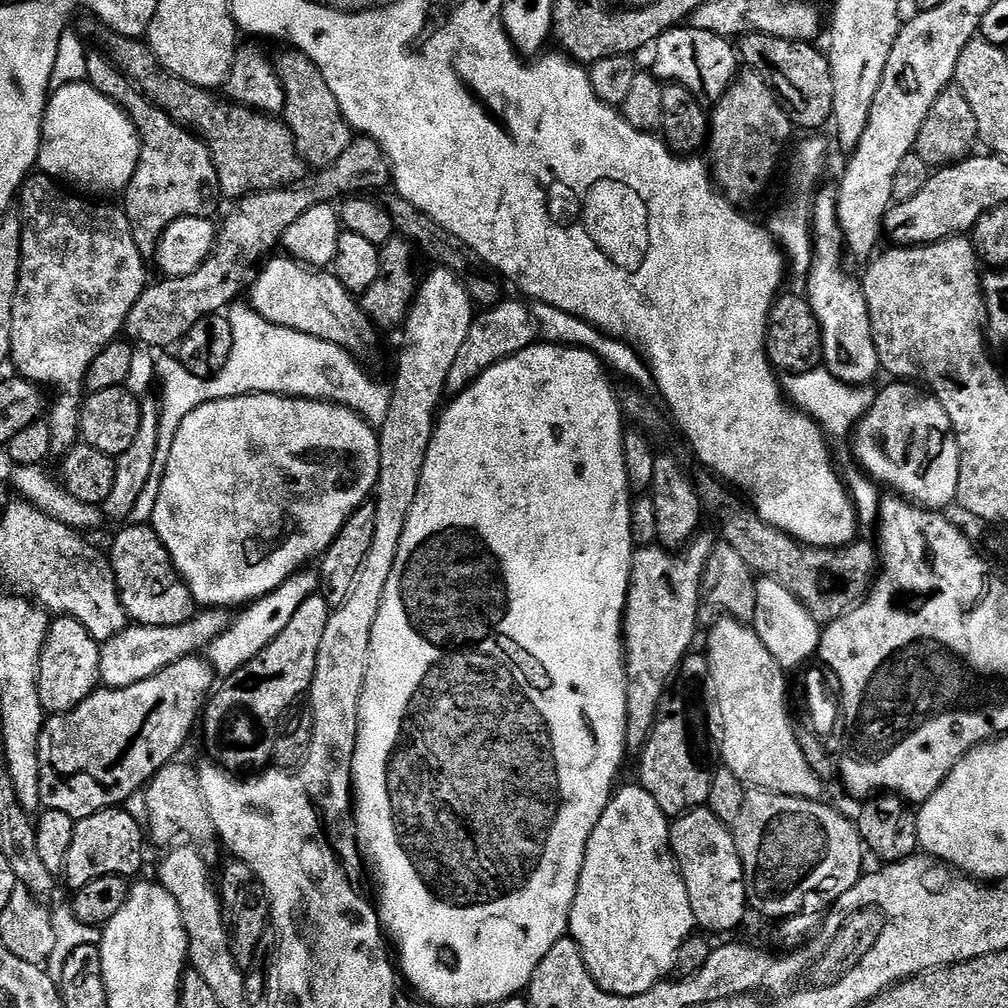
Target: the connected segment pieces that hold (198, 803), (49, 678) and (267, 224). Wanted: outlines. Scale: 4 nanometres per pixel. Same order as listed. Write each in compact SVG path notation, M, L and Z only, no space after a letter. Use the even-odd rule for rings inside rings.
M173 762L158 770L155 776L146 785L148 797L148 818L146 821L150 840L156 844L171 845L185 832L191 843L196 846L205 846L216 836L216 827L208 813L204 795L200 789L197 769L188 764ZM172 840L172 841L171 841Z
M57 615L48 625L48 637L40 655L38 670L38 698L45 713L59 714L74 710L101 687L100 650L101 641L96 640L73 616Z
M360 136L353 139L352 145L328 168L313 171L286 188L251 192L237 199L234 204L236 213L224 225L219 225L212 252L194 274L160 278L157 284L152 282L145 287L128 315L127 339L149 350L168 350L171 344L172 347L179 345L185 334L202 322L202 318L223 313L241 299L240 291L243 288L245 291L258 274L258 264L252 260L263 261L271 257L275 253L272 251L281 247L286 230L297 218L302 218L310 206L368 194L371 188L384 190L389 184L390 169L383 150L370 137Z

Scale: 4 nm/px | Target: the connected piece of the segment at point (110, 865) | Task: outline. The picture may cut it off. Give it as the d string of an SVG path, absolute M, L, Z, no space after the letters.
M123 807L103 808L98 814L90 814L84 820L76 821L74 842L70 842L63 879L68 879L69 889L75 890L94 882L94 878L132 878L144 864L144 840L146 844L141 821L135 820Z

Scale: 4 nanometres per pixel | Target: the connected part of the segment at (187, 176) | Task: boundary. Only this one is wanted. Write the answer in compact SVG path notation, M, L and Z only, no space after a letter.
M100 50L89 51L86 62L87 83L92 85L98 94L115 100L121 108L127 112L132 119L136 132L140 135L140 161L134 170L134 178L122 193L122 207L128 216L128 221L134 234L134 242L145 254L155 253L157 244L160 243L162 234L178 218L194 218L203 216L205 218L215 217L216 207L222 203L222 195L219 188L218 172L212 161L211 151L204 141L189 130L184 124L170 119L158 106L154 106L140 93L131 82L116 68L115 64L108 59L107 55Z

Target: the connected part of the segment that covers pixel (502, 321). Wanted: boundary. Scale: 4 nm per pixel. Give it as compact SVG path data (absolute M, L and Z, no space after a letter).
M504 298L493 308L481 311L473 319L470 334L466 334L466 342L462 342L462 346L458 350L458 358L454 358L454 366L450 366L447 386L449 393L455 394L464 391L490 366L494 366L514 354L526 350L531 344L537 343L536 318L533 309L528 309L529 305L524 304Z

